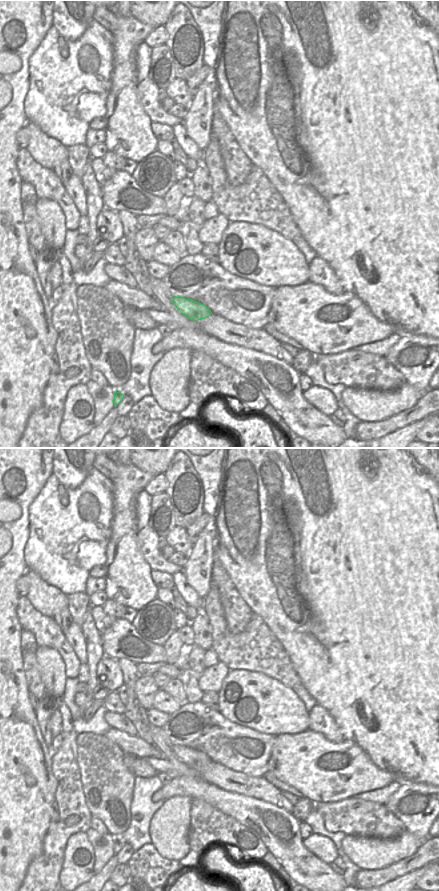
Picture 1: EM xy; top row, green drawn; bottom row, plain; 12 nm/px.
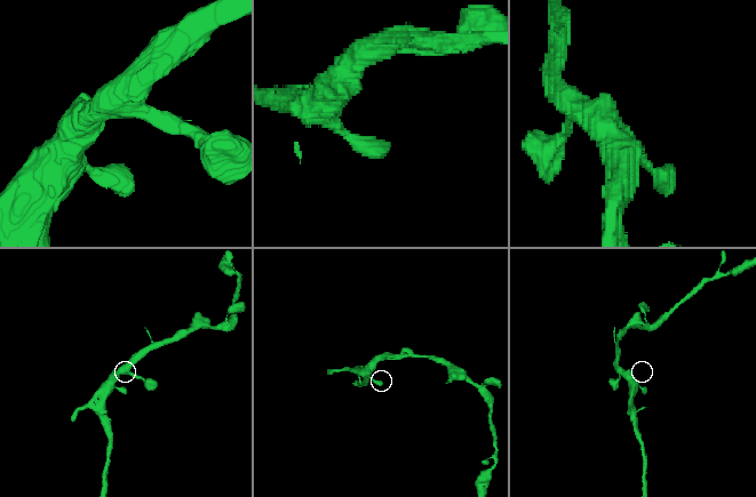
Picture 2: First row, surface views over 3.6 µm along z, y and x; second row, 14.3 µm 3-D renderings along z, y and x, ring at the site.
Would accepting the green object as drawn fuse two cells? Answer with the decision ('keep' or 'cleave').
keep

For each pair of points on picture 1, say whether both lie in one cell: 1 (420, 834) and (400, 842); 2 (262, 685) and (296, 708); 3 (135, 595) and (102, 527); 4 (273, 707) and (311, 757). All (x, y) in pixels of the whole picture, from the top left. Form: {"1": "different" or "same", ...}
{"1": "different", "2": "same", "3": "different", "4": "different"}

